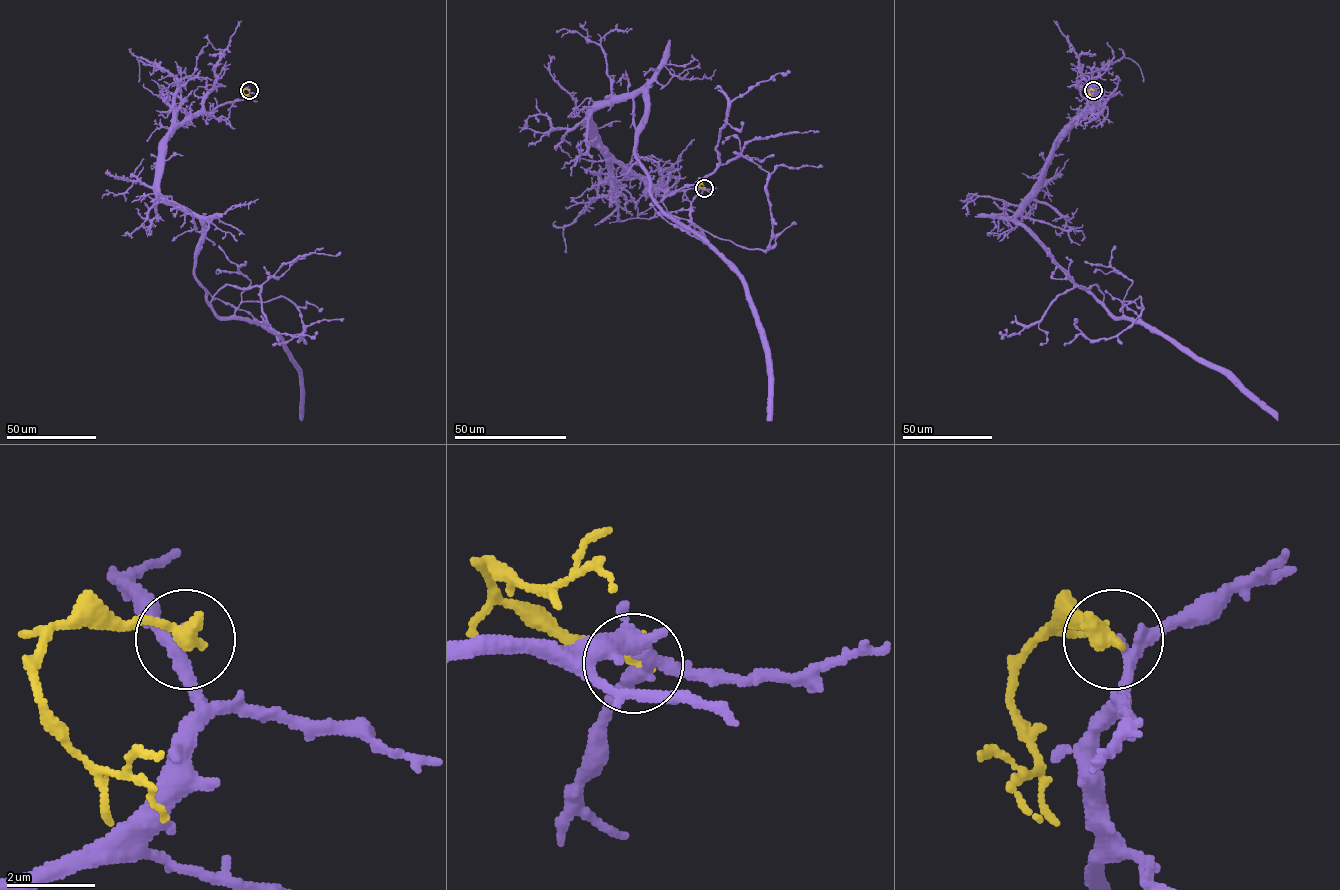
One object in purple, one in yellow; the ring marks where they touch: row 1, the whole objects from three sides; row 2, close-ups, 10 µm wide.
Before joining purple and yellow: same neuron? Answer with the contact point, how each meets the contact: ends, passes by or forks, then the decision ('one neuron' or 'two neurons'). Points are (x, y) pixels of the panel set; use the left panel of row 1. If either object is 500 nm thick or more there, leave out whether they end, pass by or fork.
(249, 90) | purple passes by | yellow ends | two neurons

